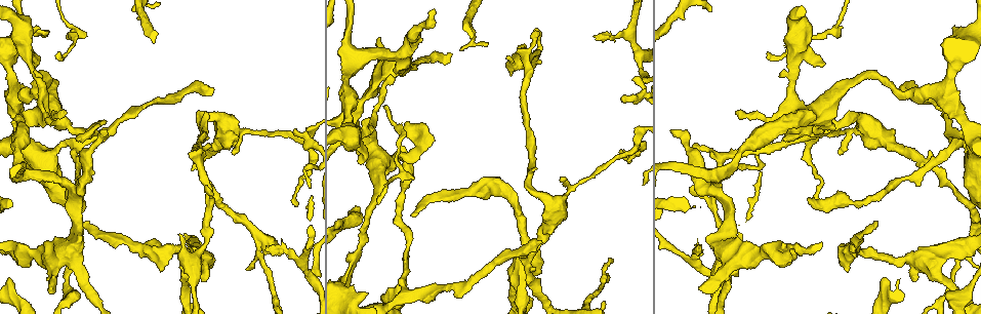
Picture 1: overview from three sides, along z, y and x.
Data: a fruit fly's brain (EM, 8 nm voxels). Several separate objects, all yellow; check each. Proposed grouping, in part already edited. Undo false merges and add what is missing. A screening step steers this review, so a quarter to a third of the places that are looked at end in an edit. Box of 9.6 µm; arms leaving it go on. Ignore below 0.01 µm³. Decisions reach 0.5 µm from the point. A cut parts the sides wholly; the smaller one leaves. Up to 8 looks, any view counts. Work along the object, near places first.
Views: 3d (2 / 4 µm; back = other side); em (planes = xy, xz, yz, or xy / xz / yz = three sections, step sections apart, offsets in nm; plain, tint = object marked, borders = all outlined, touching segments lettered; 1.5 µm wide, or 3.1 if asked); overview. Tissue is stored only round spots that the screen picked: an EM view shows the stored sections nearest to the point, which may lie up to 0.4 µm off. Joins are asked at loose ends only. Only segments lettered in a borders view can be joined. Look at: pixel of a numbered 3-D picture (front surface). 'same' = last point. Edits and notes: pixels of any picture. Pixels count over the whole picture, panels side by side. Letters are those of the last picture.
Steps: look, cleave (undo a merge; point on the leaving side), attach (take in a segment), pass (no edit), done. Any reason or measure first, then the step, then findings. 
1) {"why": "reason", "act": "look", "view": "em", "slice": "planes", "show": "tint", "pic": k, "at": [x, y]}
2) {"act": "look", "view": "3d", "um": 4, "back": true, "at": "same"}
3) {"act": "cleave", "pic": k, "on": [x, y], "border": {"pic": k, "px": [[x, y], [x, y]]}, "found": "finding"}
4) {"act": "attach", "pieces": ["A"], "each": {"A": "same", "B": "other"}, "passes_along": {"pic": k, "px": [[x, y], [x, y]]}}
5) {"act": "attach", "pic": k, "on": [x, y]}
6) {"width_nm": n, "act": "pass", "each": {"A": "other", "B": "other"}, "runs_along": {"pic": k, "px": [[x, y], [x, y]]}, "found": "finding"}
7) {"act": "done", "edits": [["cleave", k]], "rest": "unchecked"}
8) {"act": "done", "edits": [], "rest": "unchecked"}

{"why": "end of a long branch", "act": "look", "view": "em", "slice": "yz", "step": 4, "show": "borders", "pic": 1, "at": [902, 89]}

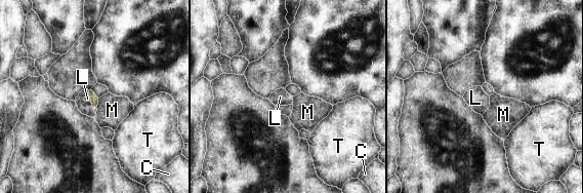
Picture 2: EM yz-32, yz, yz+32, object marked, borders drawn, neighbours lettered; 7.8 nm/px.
{"act": "look", "view": "em", "slice": "xz", "step": 8, "show": "borders", "at": "same"}

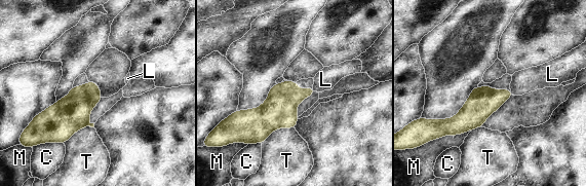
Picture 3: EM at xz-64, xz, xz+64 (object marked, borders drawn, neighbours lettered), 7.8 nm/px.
{"act": "attach", "pieces": ["L"], "each": {"C": "other", "L": "same", "M": "other", "T": "other"}, "passes_along": {"pic": 3, "px": [[482, 102], [511, 92], [524, 81]]}, "found": "it goes on there"}

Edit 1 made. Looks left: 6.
{"why": "branch point", "act": "look", "view": "em", "slice": "planes", "show": "tint", "pic": 1, "at": [538, 51]}

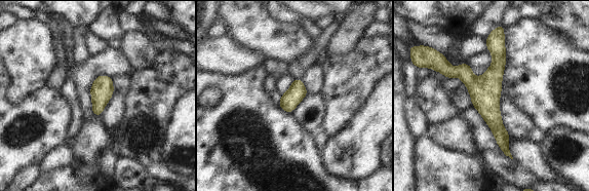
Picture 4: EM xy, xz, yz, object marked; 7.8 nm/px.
{"why": "what lies round it", "act": "look", "view": "em", "slice": "planes", "show": "borders", "at": "same"}

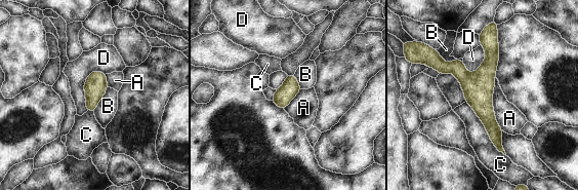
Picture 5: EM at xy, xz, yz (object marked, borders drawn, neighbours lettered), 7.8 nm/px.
{"act": "pass", "each": {"A": "other", "B": "other", "C": "other", "D": "other"}, "border": {"pic": 5, "px": [[101, 71], [84, 84], [86, 110]]}, "found": "one cell here"}

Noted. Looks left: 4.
{"why": "free end", "act": "look", "view": "3d", "um": 4, "pic": 1, "at": [621, 97]}

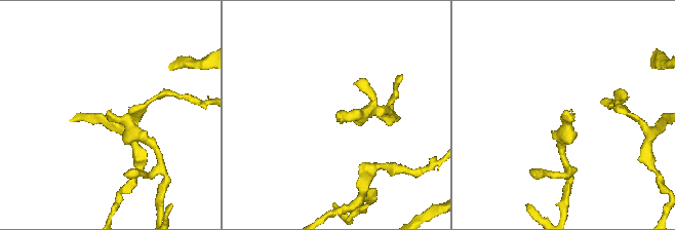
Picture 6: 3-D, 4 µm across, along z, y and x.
{"why": "shape alone is not enough", "act": "look", "view": "em", "slice": "planes", "show": "borders", "pic": 6, "at": [337, 114]}

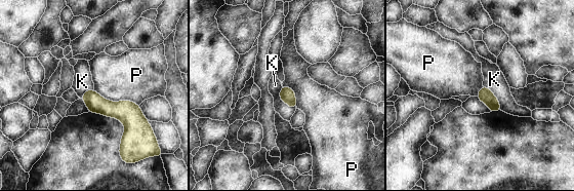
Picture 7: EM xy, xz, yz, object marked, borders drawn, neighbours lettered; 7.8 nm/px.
{"width_nm": 110, "act": "pass", "each": {"K": "other", "P": "other"}, "border": {"pic": 7, "px": [[281, 86], [280, 99], [295, 108]]}, "found": "none of them fits"}

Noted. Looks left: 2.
{"act": "done", "edits": [["attach", 3]], "rest": "unchecked"}

